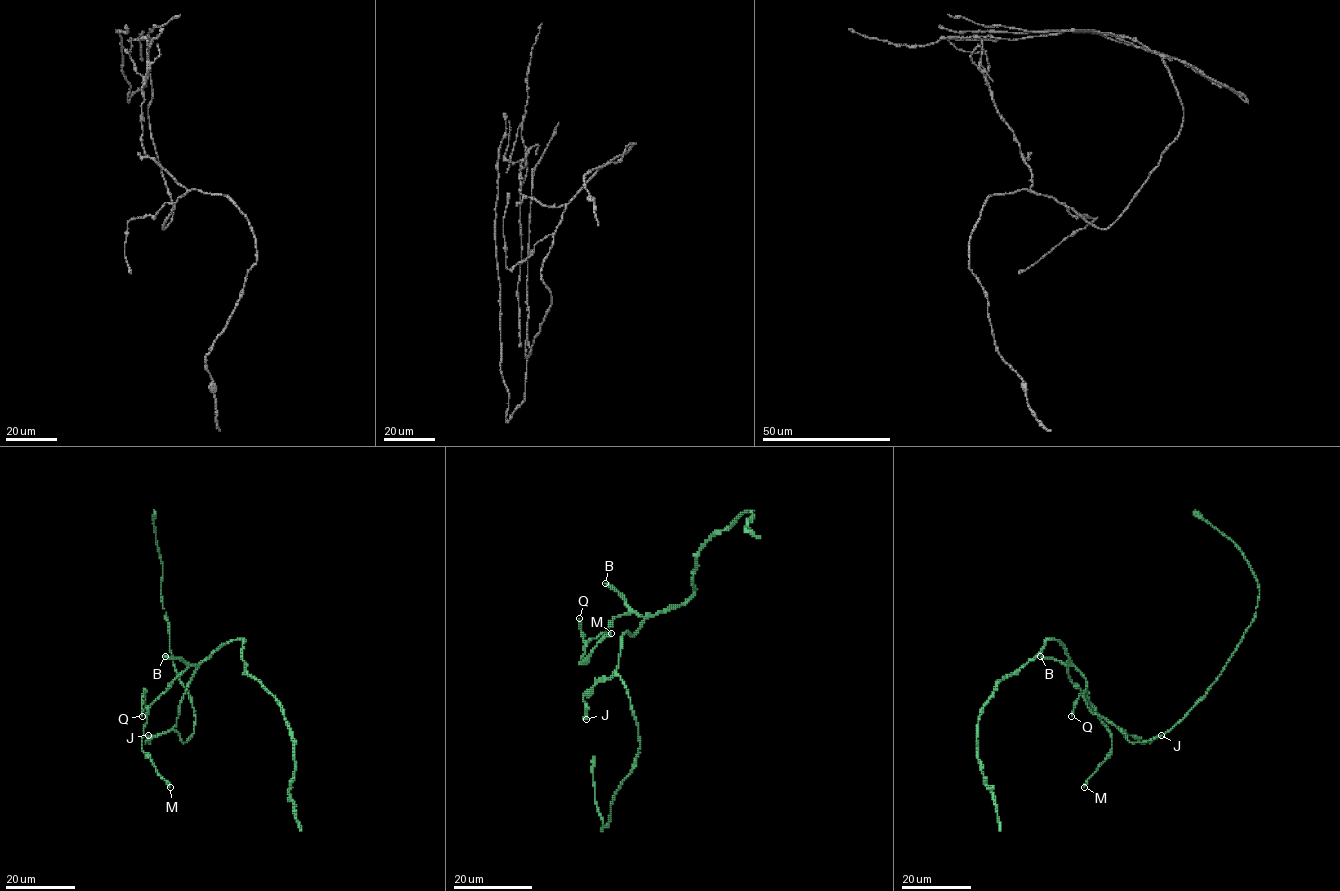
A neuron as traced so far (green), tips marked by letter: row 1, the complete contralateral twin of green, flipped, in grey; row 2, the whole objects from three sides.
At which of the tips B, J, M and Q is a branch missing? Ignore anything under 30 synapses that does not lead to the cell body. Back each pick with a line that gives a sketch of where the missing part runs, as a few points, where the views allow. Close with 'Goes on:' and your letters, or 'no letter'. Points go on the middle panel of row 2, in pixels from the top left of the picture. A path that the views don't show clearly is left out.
Goes on: B

